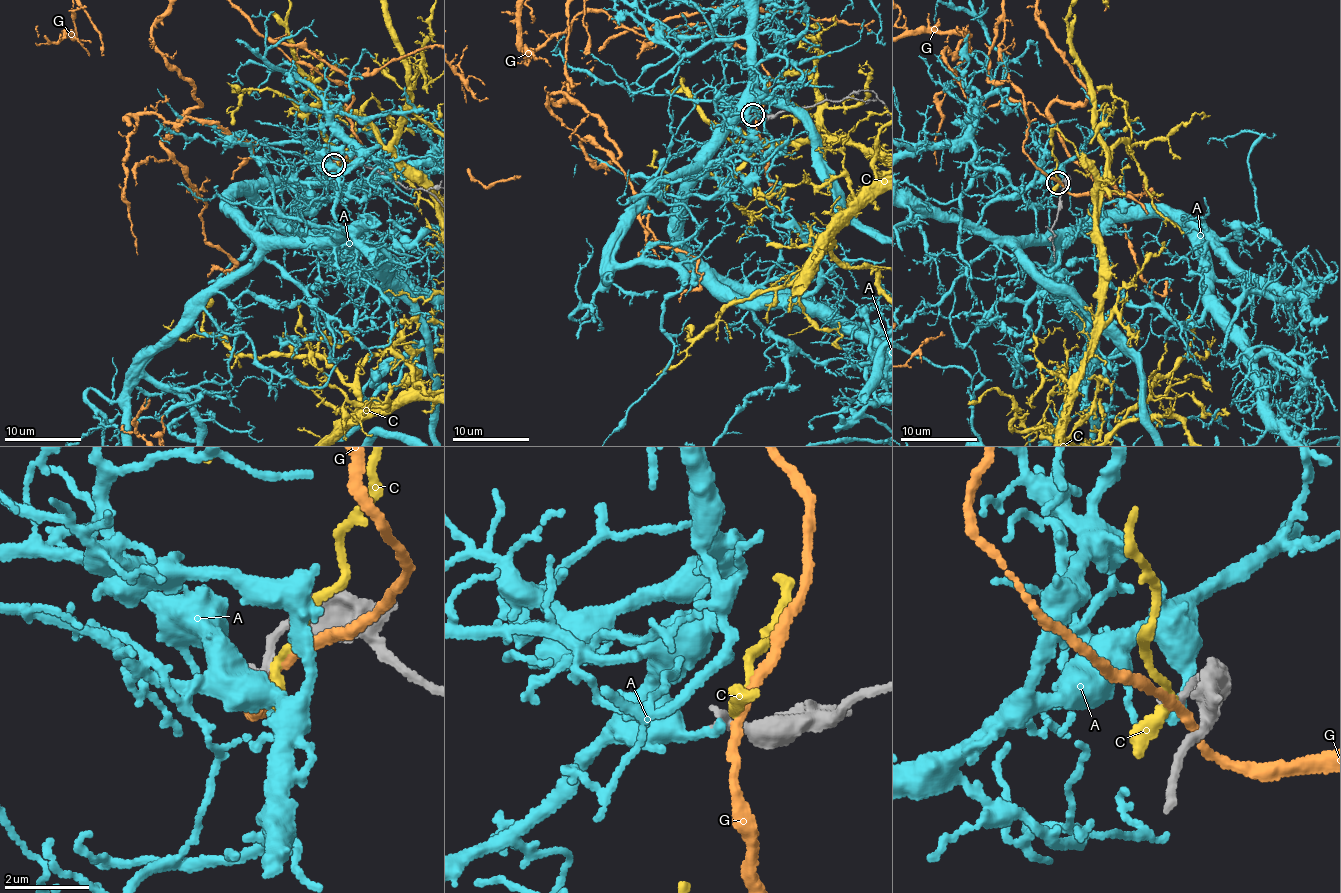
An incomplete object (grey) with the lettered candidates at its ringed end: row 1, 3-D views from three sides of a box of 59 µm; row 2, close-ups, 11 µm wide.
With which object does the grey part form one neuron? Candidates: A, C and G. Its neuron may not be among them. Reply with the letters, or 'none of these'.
none of these

